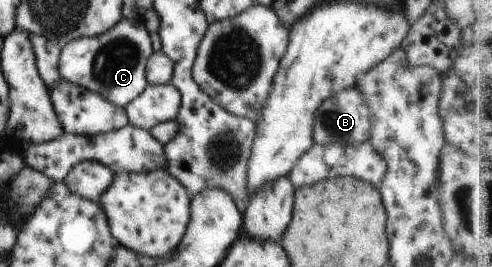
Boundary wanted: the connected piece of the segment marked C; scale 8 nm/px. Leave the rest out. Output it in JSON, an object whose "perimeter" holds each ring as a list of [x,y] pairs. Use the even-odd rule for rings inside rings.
{"perimeter":[[[122,18],[103,34],[68,42],[59,57],[59,74],[61,79],[125,108],[146,89],[145,69],[152,54],[151,34],[143,22]]]}

